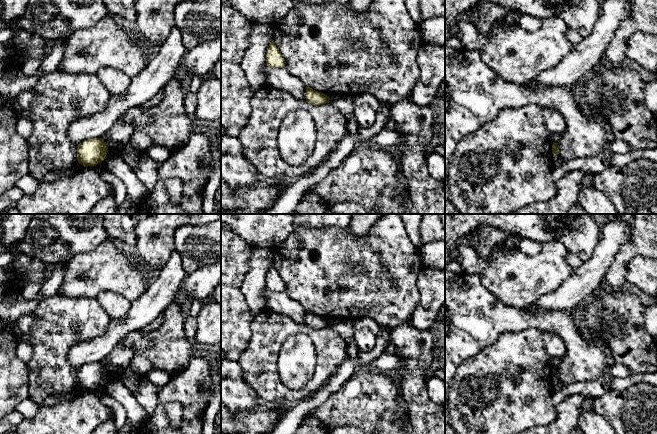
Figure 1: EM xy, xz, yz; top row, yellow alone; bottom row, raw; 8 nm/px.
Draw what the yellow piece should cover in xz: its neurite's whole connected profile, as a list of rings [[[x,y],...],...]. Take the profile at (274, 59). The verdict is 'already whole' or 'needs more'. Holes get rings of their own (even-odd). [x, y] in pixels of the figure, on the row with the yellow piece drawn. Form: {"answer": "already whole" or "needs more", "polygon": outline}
{"answer": "already whole", "polygon": [[[273,41],[270,42],[266,51],[266,65],[271,68],[285,67],[285,60]]]}

